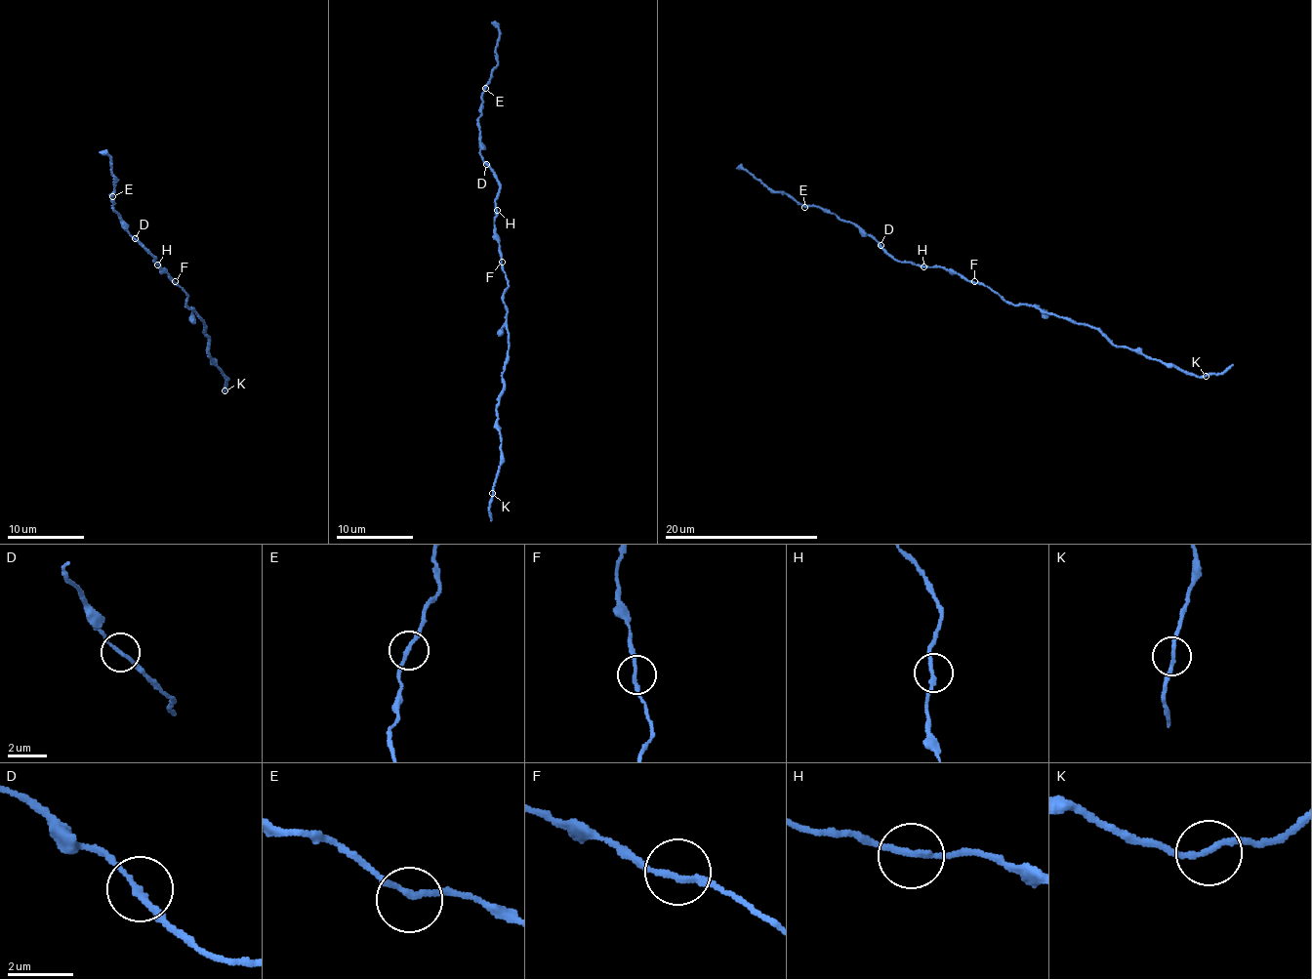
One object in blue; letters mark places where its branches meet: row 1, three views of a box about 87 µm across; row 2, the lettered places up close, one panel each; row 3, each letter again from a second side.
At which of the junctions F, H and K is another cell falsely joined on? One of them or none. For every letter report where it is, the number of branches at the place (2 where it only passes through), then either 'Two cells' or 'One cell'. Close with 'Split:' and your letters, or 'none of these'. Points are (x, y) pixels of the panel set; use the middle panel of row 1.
F: Place: (502, 262). Branches: 2. One cell
H: Place: (497, 210). Branches: 2. Two cells
K: Place: (492, 493). Branches: 2. One cell
Split: H

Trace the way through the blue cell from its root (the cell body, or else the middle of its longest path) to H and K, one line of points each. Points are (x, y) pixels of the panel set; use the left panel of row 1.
H: (175, 283), (158, 264)
K: (175, 283), (206, 325), (208, 353), (223, 371), (225, 390)

